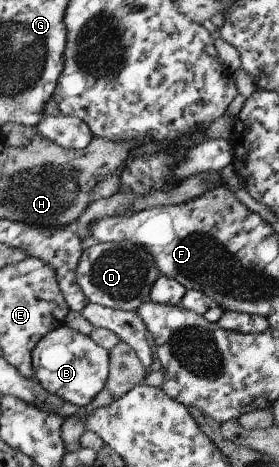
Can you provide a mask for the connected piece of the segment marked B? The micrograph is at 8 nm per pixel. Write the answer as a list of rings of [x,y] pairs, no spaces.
[[[66,324],[51,331],[51,336],[43,337],[43,344],[35,348],[35,379],[48,393],[55,394],[65,402],[75,406],[85,406],[106,388],[109,382],[110,350]]]

